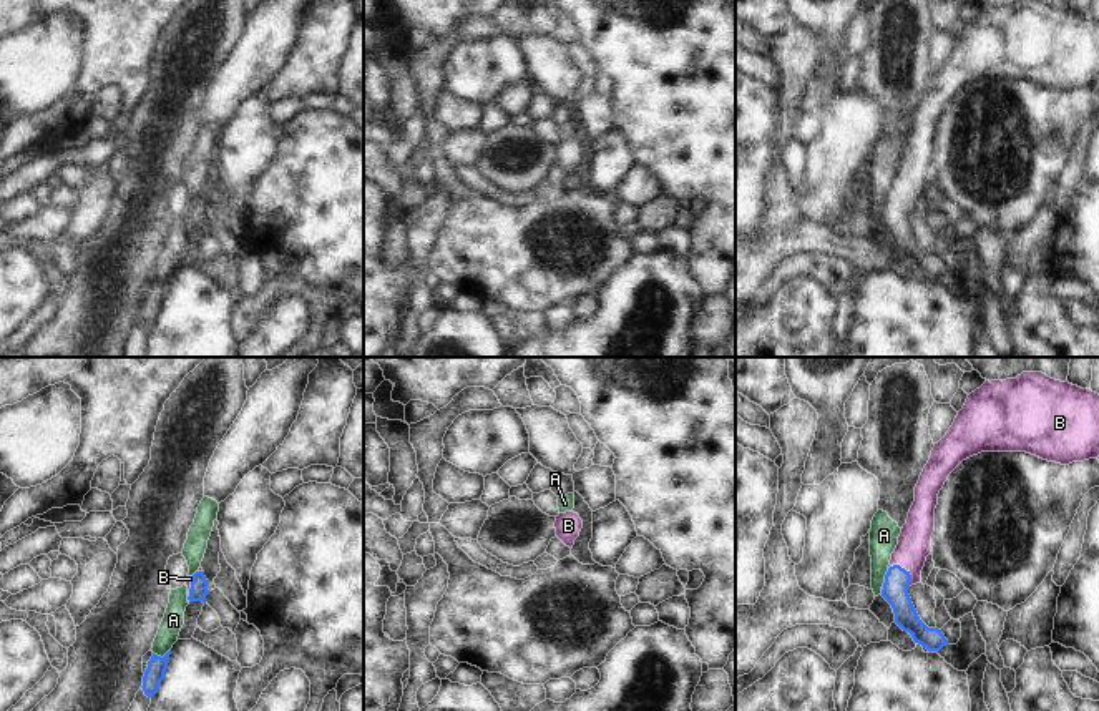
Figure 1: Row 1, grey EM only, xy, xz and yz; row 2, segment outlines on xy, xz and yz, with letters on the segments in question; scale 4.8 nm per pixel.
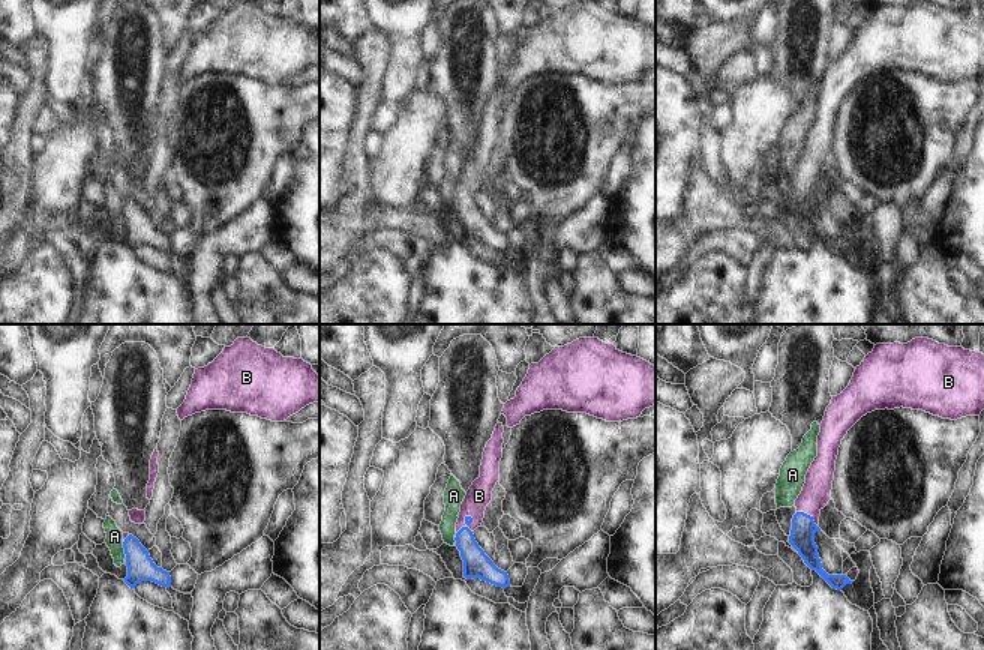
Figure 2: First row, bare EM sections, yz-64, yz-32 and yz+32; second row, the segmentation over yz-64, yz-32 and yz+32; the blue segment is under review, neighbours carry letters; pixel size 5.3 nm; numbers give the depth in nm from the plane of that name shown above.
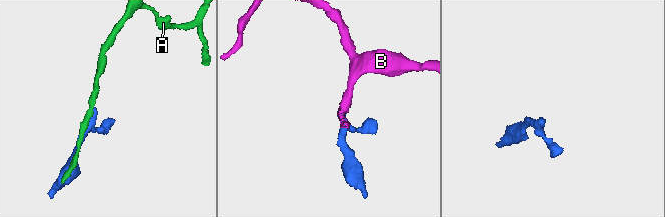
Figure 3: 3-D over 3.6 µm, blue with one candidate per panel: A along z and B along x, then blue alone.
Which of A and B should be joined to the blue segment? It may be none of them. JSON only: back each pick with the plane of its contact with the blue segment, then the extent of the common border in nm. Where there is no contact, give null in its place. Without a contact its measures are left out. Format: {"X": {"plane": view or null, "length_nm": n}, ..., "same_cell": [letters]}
{"B": {"plane": "yz", "length_nm": 140}, "same_cell": ["B"]}

